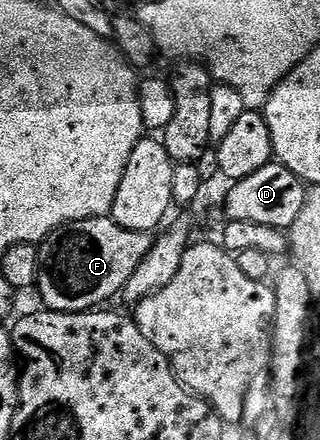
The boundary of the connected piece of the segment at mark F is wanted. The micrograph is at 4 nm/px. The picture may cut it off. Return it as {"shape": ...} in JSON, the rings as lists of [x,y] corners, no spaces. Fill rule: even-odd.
{"shape":[[[112,217],[107,218],[87,218],[86,220],[78,220],[77,222],[68,222],[64,226],[60,226],[54,232],[50,232],[44,237],[43,242],[38,246],[38,270],[36,272],[35,289],[40,290],[40,298],[45,307],[50,310],[61,310],[62,312],[70,312],[71,314],[80,314],[83,310],[91,310],[100,308],[105,305],[107,298],[112,298],[121,293],[126,284],[126,280],[130,280],[130,276],[134,276],[134,268],[138,268],[138,264],[142,264],[142,260],[146,260],[146,252],[150,252],[154,238],[151,233],[141,232],[139,230],[127,230],[118,225]]]}

